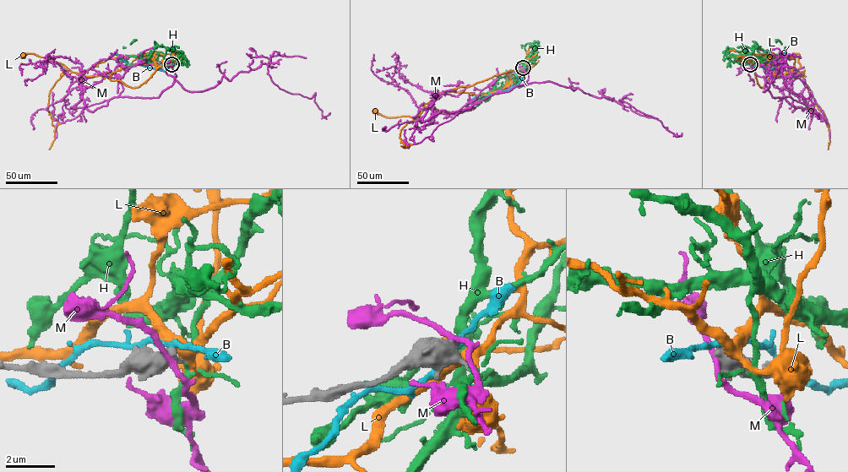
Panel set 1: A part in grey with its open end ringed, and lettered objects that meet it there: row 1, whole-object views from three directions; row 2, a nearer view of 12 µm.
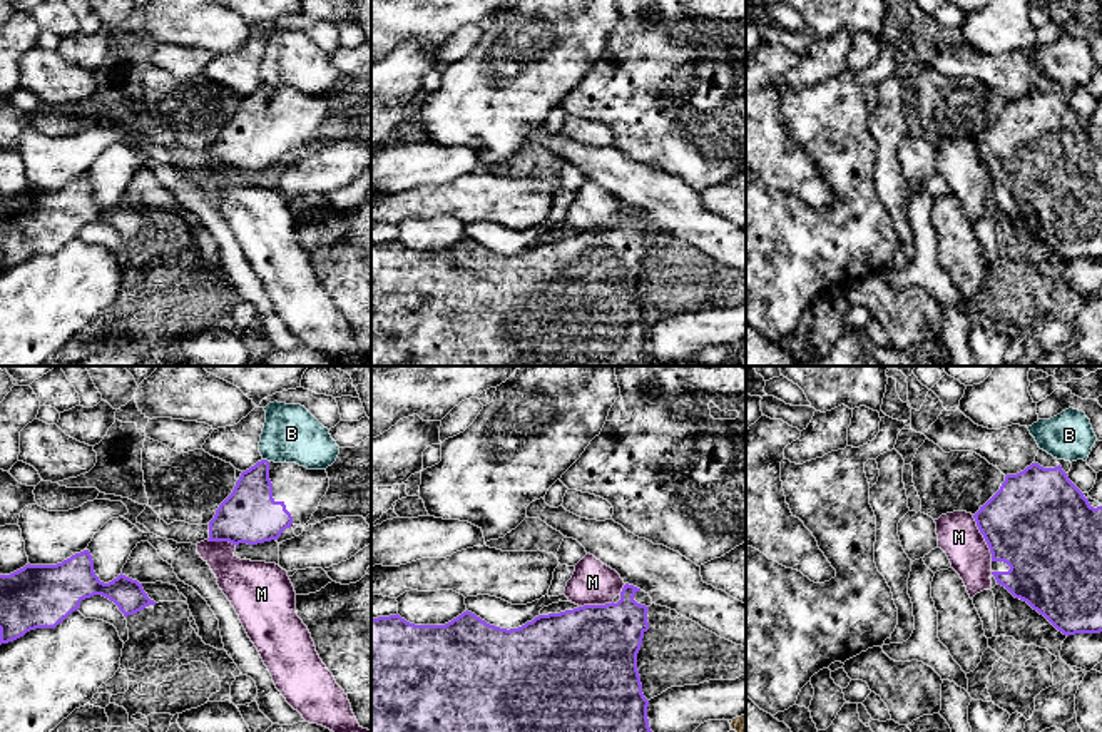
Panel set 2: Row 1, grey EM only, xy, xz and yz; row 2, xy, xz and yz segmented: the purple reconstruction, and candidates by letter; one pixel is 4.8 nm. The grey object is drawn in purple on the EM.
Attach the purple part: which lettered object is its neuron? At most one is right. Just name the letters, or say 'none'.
none

